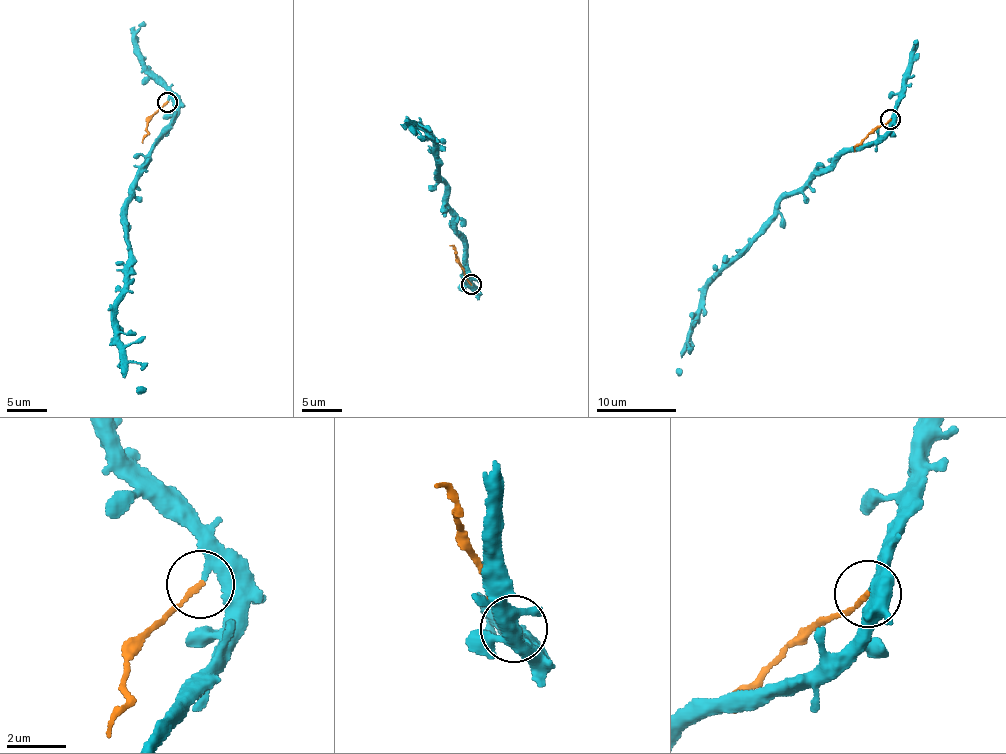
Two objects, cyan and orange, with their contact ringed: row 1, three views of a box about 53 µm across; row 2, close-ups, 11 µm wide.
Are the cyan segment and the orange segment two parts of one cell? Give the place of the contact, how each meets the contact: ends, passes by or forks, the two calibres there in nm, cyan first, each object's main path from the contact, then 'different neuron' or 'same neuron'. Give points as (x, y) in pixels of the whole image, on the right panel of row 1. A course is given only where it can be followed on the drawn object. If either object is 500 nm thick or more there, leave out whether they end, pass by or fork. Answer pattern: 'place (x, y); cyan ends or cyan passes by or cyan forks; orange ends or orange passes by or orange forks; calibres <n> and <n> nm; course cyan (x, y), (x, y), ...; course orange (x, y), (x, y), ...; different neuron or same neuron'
place (890, 119); cyan ends; orange ends; calibres 340 and 160 nm; course cyan (890, 119), (879, 141), (848, 147), (792, 191), (754, 242), (707, 286), (704, 310), (677, 368), (682, 372); course orange (890, 119), (876, 127), (854, 151); different neuron

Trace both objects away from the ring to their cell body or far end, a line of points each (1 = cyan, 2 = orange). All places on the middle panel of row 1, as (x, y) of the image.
1: (471, 284), (466, 247), (437, 180), (433, 144), (425, 130), (406, 123), (415, 136)
2: (471, 284), (450, 245)

